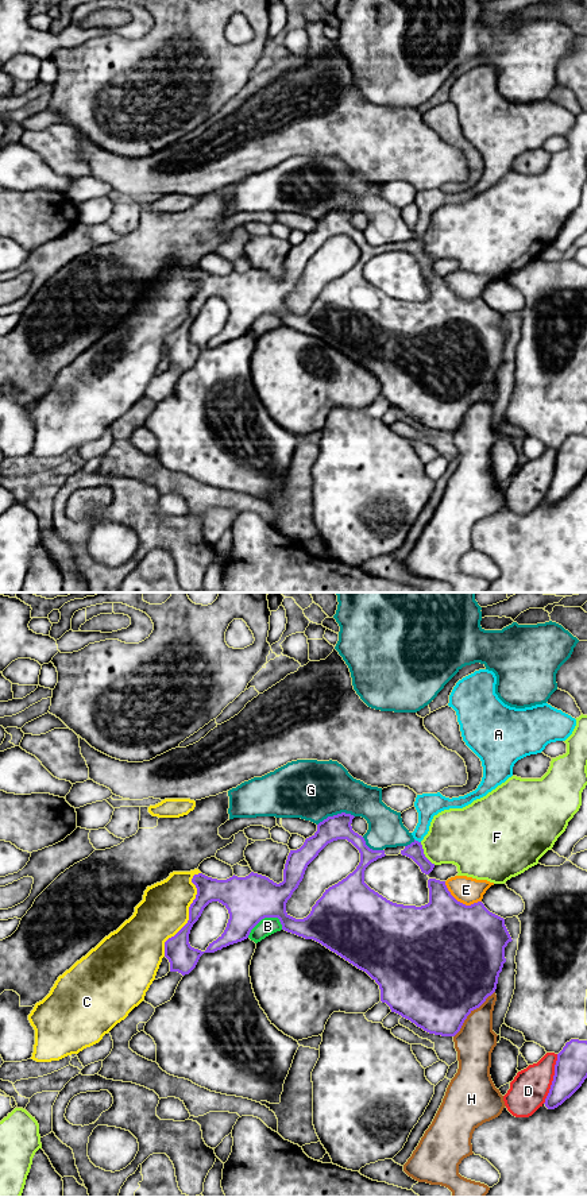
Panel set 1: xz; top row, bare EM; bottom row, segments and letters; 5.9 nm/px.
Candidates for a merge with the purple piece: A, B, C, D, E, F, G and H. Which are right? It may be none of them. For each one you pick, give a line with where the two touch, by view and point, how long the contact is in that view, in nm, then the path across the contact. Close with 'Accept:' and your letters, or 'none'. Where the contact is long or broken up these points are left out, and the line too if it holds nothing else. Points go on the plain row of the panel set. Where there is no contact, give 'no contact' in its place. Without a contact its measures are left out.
Accept: none

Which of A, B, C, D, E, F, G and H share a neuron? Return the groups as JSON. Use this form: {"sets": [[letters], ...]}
{"sets": [["A"], ["B"], ["C"], ["D"], ["E"], ["F"], ["G"], ["H"]]}

